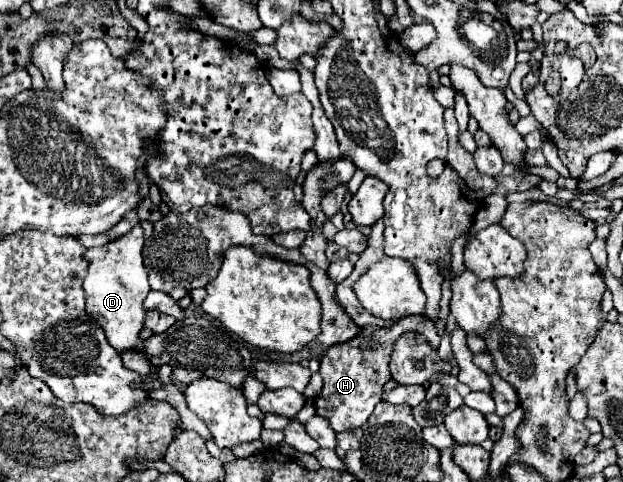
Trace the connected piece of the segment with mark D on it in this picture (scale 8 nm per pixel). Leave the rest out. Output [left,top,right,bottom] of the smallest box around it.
[84,225,150,353]

